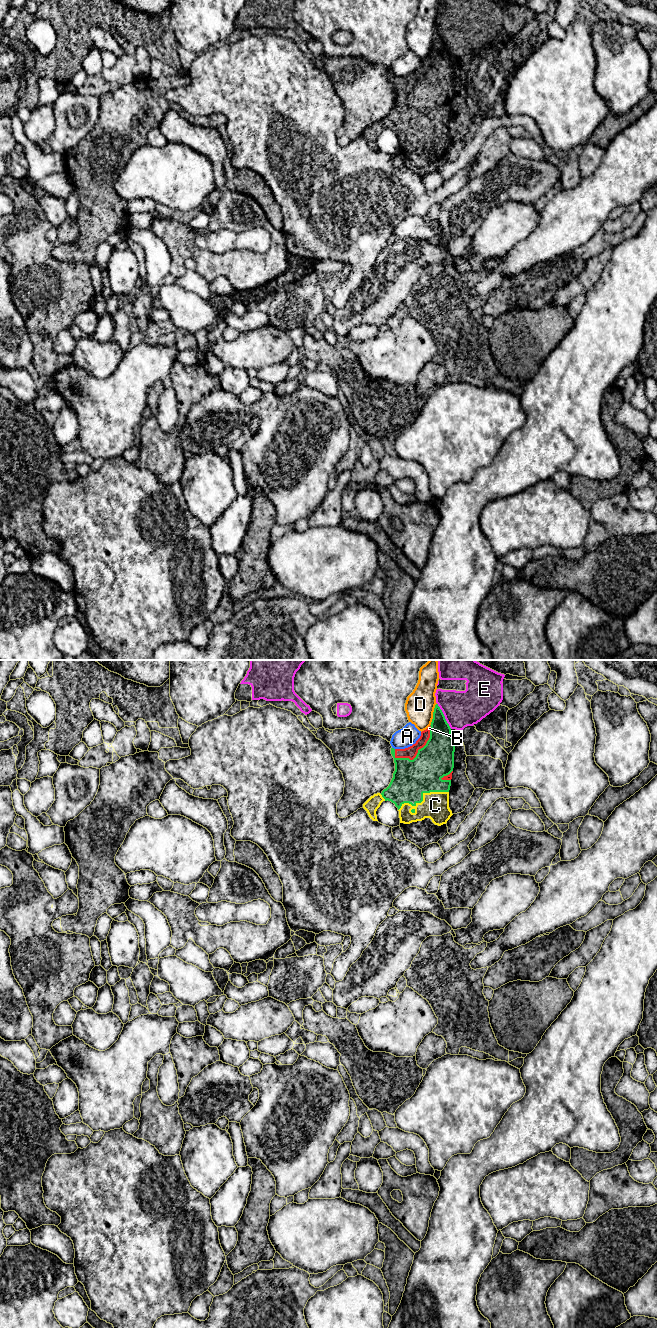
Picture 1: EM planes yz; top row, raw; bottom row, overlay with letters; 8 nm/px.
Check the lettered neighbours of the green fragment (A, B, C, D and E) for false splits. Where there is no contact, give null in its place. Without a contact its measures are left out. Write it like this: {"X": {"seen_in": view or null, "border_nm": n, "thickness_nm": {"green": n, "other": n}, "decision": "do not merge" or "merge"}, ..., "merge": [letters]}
{"A": {"seen_in": "yz", "border_nm": 30, "thickness_nm": {"green": 240, "other": 160}, "decision": "do not merge"}, "B": {"seen_in": "yz", "border_nm": 400, "thickness_nm": {"green": 300, "other": 90}, "decision": "merge"}, "C": {"seen_in": "yz", "border_nm": 440, "thickness_nm": {"green": 300, "other": 220}, "decision": "merge"}, "D": {"seen_in": "yz", "border_nm": 190, "thickness_nm": {"green": 200, "other": 240}, "decision": "do not merge"}, "E": {"seen_in": "yz", "border_nm": 240, "thickness_nm": {"green": 220, "other": 280}, "decision": "do not merge"}, "merge": ["B", "C"]}

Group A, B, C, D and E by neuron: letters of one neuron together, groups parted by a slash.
A / B C / D / E

